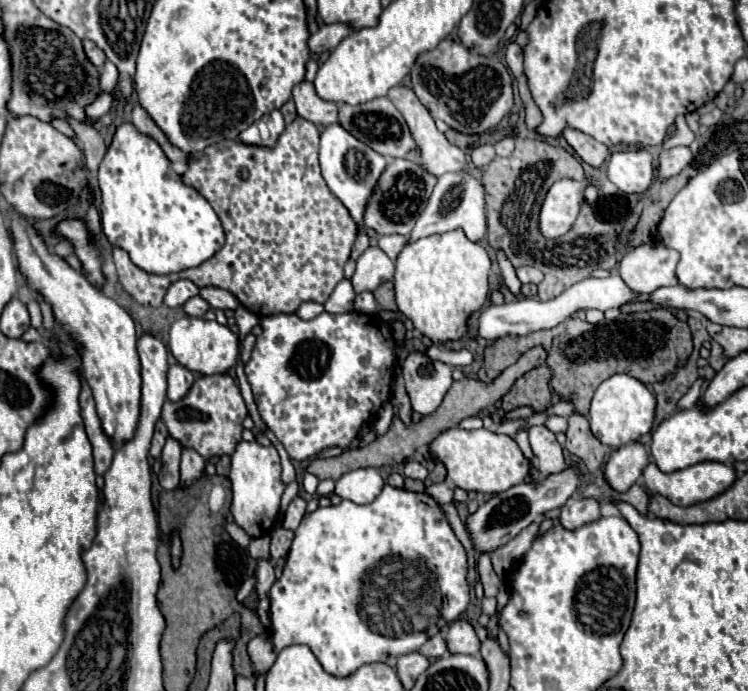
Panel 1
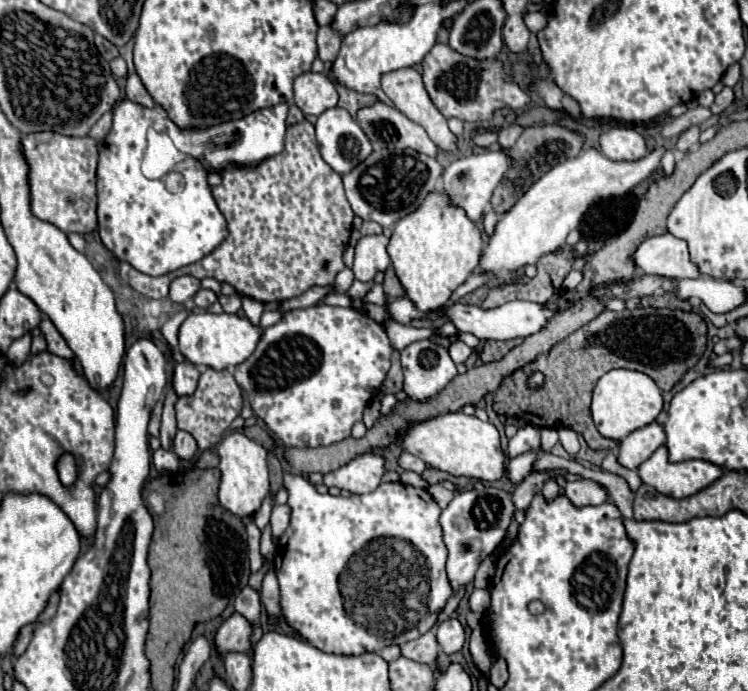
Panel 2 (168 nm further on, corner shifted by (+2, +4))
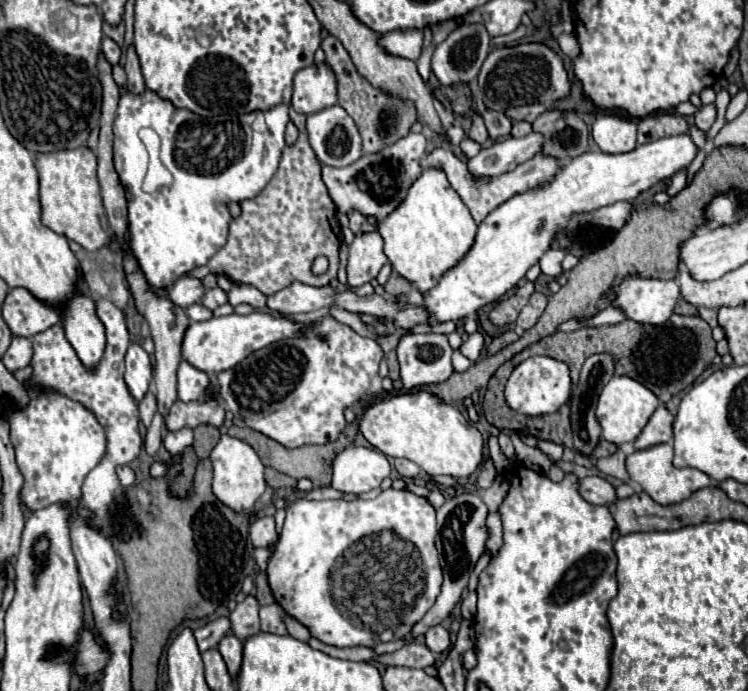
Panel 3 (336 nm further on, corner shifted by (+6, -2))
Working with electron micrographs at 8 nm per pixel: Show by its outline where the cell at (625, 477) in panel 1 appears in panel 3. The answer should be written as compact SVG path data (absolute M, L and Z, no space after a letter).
M660 404L656 408L656 412L652 414L652 418L648 420L642 434L636 438L634 446L638 450L642 450L642 448L648 448L648 446L654 446L660 442L670 442L672 440L672 422L674 422L672 412L664 404Z

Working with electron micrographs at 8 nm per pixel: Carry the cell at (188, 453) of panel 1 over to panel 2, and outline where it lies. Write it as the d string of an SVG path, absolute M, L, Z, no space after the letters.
M176 432L176 438L174 438L174 446L172 446L174 454L180 458L180 460L192 460L198 452L198 446L196 446L196 440L188 434L188 432Z

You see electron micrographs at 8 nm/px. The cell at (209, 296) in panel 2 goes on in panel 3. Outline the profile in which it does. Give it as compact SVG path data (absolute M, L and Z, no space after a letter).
M210 288L210 290L206 290L206 294L204 294L204 300L202 300L202 304L208 308L208 310L214 310L216 306L222 306L222 304L226 304L228 302L228 294L222 290L222 288Z

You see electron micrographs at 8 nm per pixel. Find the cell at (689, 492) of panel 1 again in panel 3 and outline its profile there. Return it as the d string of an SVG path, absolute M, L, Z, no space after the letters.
M656 444L644 450L636 450L626 458L626 470L630 474L630 480L640 484L640 488L658 504L676 504L686 500L690 494L694 494L700 488L706 488L712 484L712 480L694 468L674 468L672 466L672 446L670 444Z

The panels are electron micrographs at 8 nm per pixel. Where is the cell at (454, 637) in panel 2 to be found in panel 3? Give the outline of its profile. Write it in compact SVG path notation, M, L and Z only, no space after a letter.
M434 626L424 634L424 642L432 652L442 654L450 648L450 634L444 626Z

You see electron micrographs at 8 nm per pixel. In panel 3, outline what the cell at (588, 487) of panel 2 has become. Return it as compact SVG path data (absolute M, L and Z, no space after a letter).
M590 476L580 480L580 494L590 504L612 504L616 500L616 490L610 482L600 476Z

